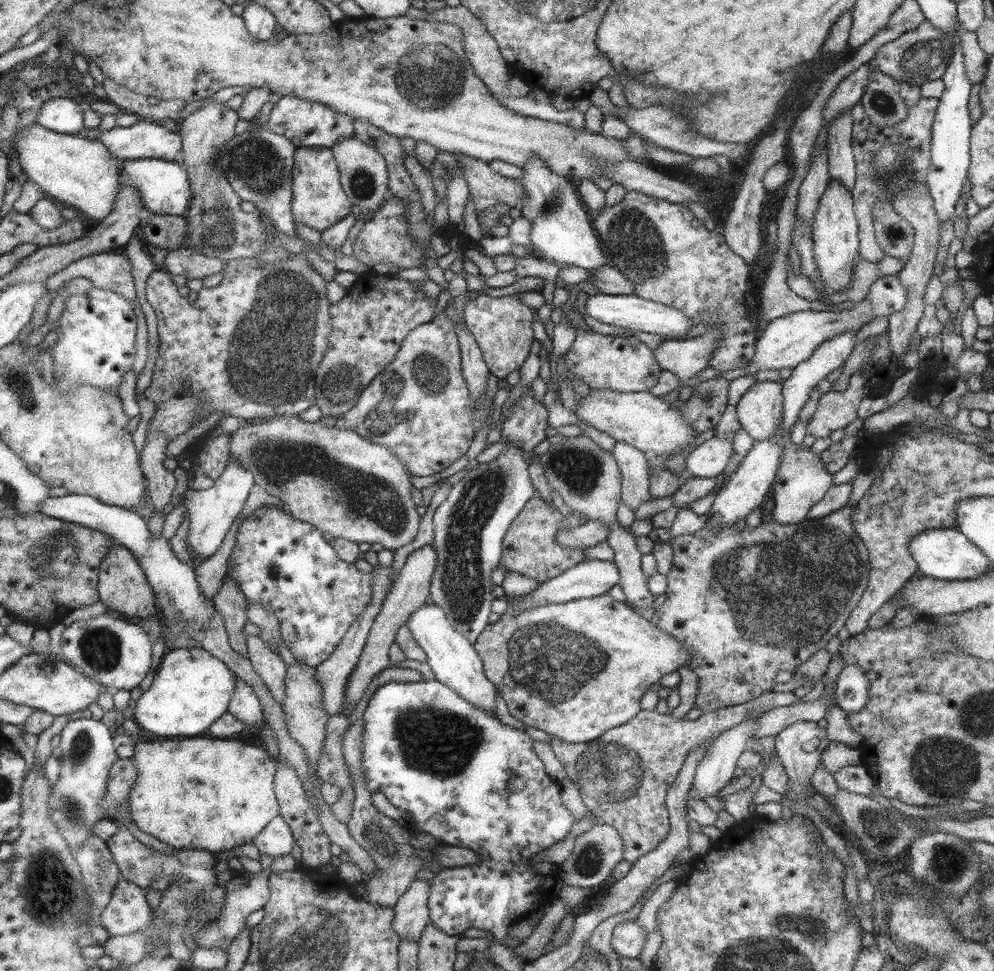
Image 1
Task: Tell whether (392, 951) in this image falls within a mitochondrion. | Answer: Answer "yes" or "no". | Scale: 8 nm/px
no

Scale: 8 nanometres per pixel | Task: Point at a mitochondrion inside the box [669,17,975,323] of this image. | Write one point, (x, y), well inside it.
(922, 59)

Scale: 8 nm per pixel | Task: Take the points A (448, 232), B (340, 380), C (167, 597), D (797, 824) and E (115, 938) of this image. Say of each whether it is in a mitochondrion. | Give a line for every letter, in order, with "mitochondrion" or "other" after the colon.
A: other
B: mitochondrion
C: mitochondrion
D: other
E: other

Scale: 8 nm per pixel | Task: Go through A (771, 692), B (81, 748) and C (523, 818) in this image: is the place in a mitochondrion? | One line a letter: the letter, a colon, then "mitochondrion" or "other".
A: other
B: mitochondrion
C: other

